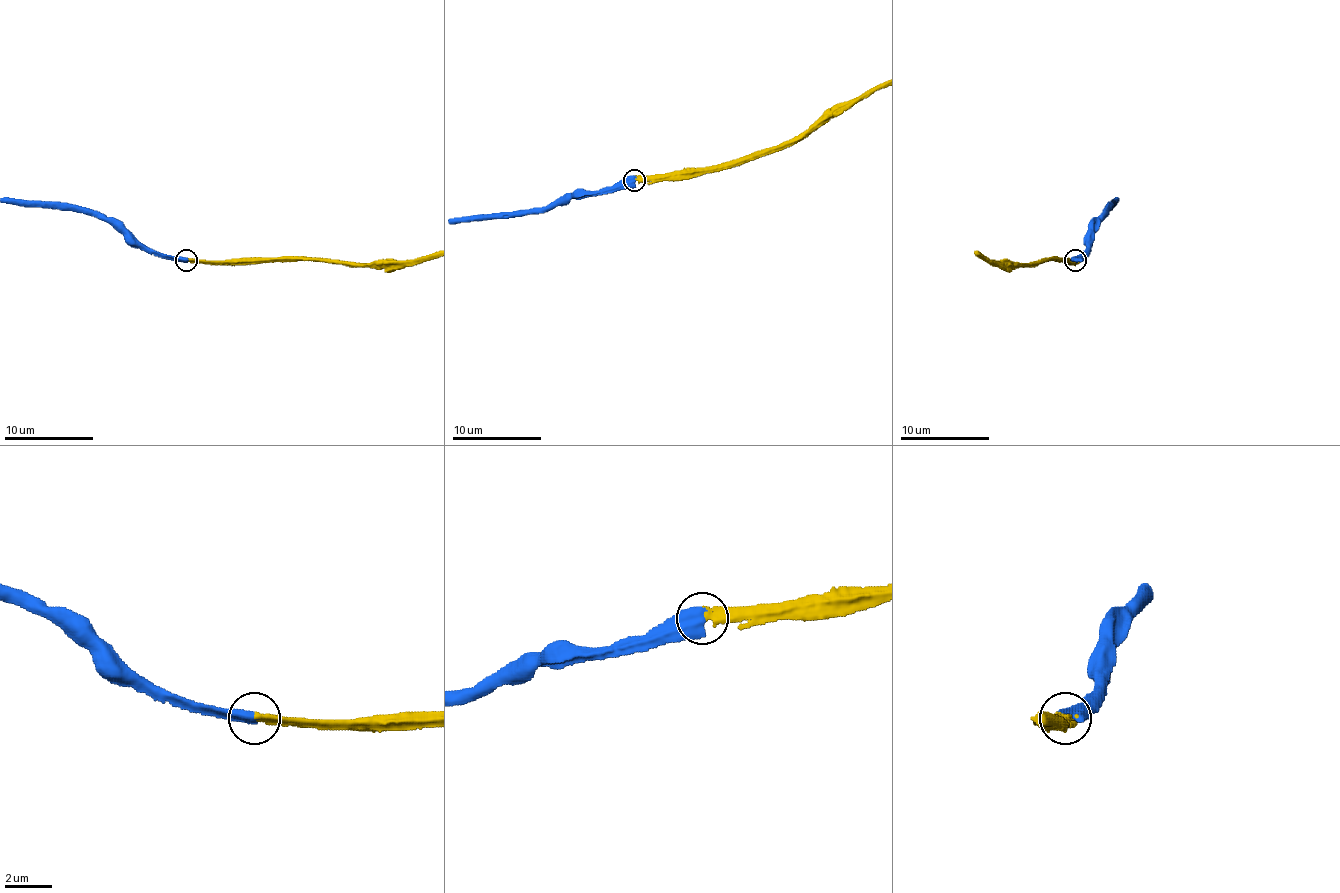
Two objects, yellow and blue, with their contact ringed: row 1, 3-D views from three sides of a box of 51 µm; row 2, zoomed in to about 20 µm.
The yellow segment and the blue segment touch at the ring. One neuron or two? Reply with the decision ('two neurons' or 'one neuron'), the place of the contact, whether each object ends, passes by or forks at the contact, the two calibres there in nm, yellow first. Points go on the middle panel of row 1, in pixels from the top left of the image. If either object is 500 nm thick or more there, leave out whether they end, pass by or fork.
one neuron; at (634, 180); 440 nm thick on the yellow side, 650 nm on the other

